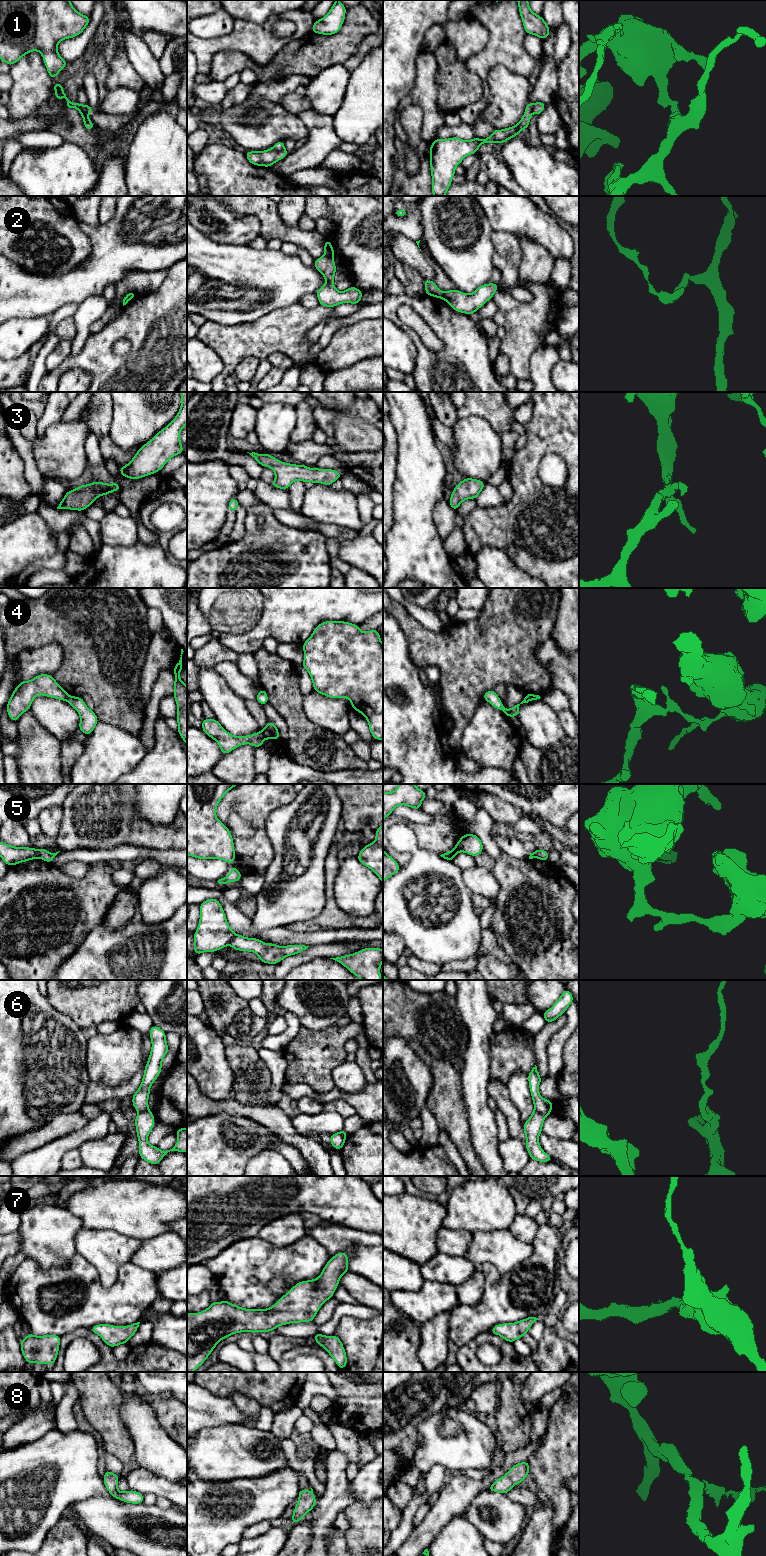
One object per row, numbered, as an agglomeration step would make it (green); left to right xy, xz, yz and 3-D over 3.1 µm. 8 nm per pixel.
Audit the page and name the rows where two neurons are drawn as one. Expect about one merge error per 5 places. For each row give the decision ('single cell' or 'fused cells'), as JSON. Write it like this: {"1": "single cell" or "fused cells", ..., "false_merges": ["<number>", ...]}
{"1": "fused cells", "2": "fused cells", "3": "single cell", "4": "fused cells", "5": "fused cells", "6": "fused cells", "7": "single cell", "8": "single cell", "false_merges": ["1", "2", "4", "5", "6"]}

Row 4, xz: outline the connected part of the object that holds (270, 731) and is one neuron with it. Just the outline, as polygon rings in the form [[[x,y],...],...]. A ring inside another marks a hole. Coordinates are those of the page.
[[[269,721],[267,723],[265,728],[262,730],[262,732],[263,732],[265,739],[272,739],[272,740],[280,739],[279,731],[276,725],[272,721]]]

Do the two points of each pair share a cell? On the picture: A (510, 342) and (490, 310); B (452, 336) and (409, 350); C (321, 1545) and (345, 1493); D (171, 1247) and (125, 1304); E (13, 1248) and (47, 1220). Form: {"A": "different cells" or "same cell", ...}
{"A": "different cells", "B": "different cells", "C": "same cell", "D": "different cells", "E": "different cells"}

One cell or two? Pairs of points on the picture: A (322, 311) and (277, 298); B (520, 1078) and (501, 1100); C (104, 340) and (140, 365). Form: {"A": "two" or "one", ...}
{"A": "two", "B": "two", "C": "one"}

